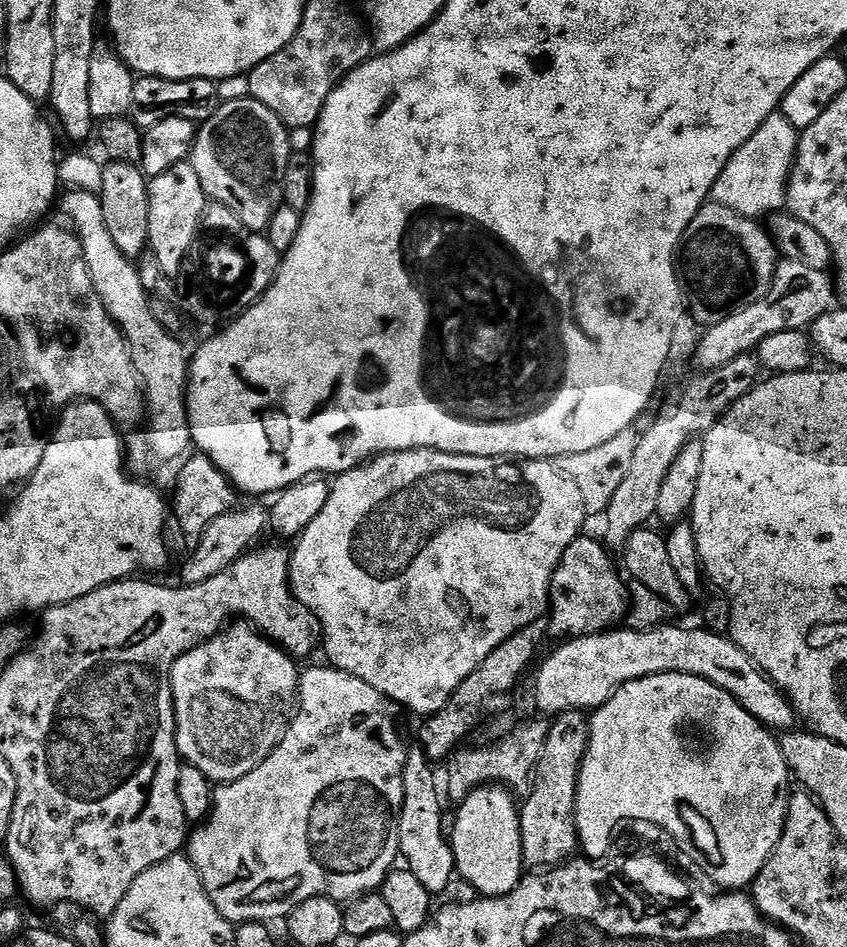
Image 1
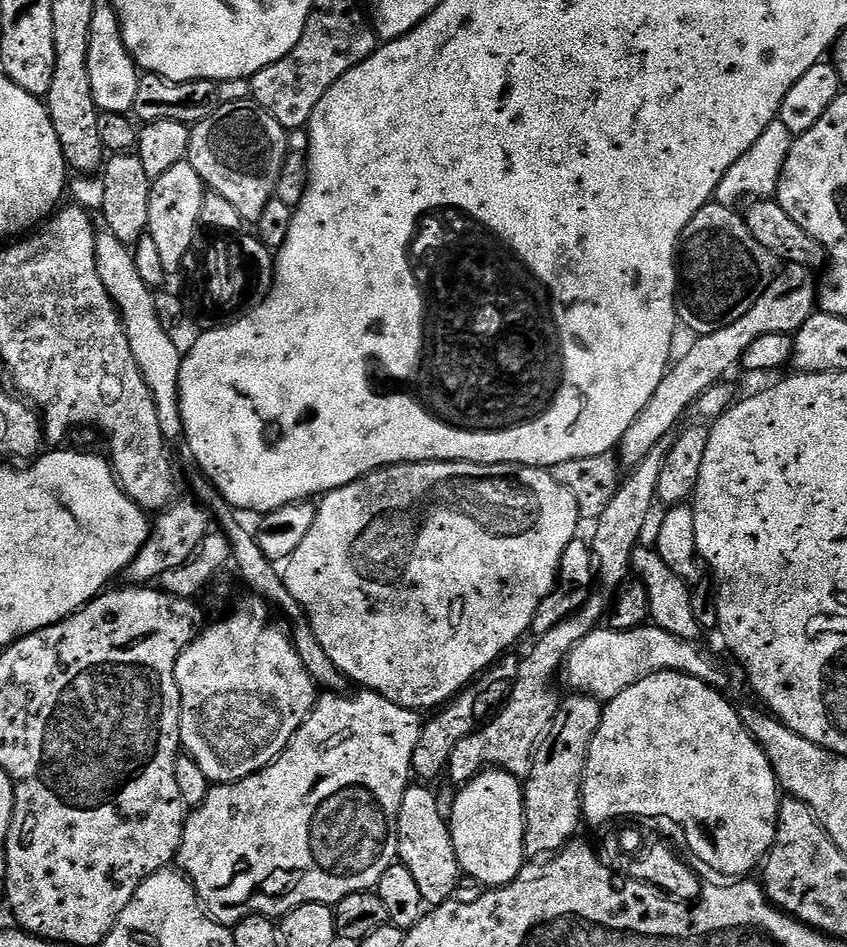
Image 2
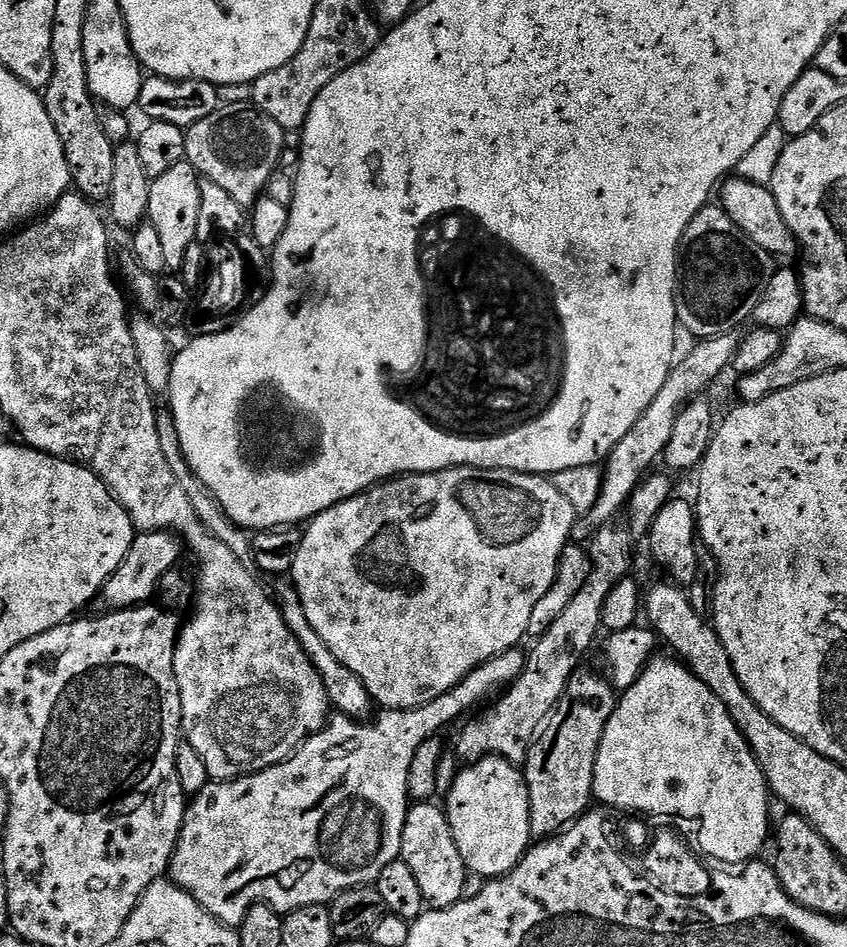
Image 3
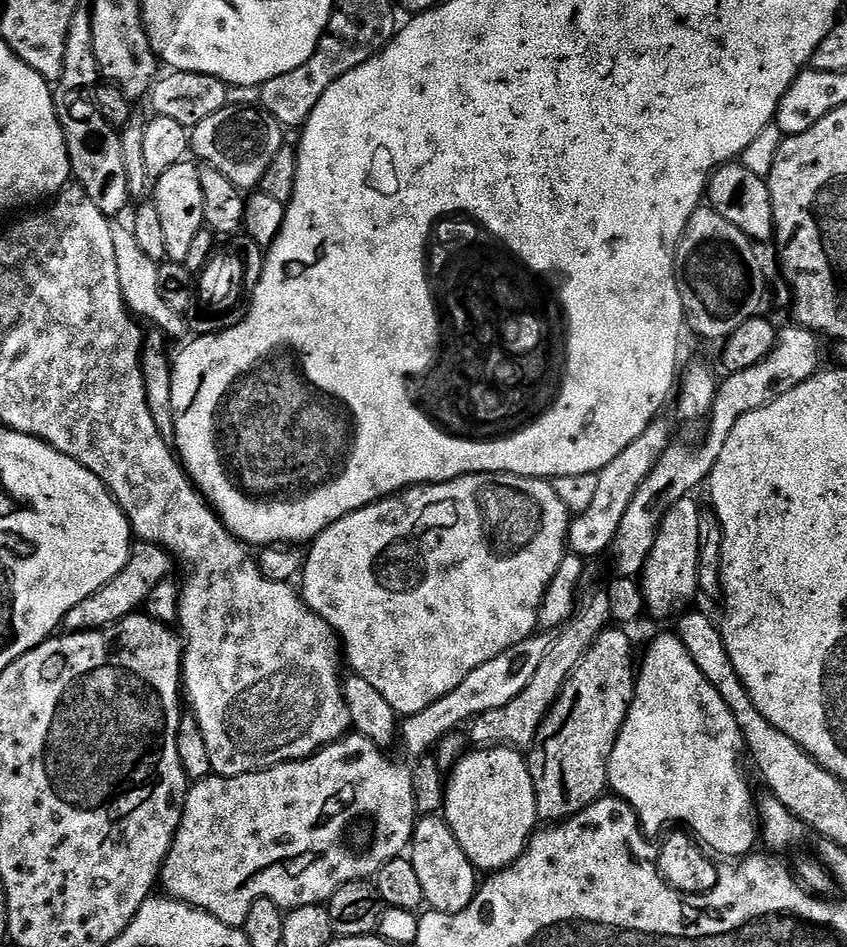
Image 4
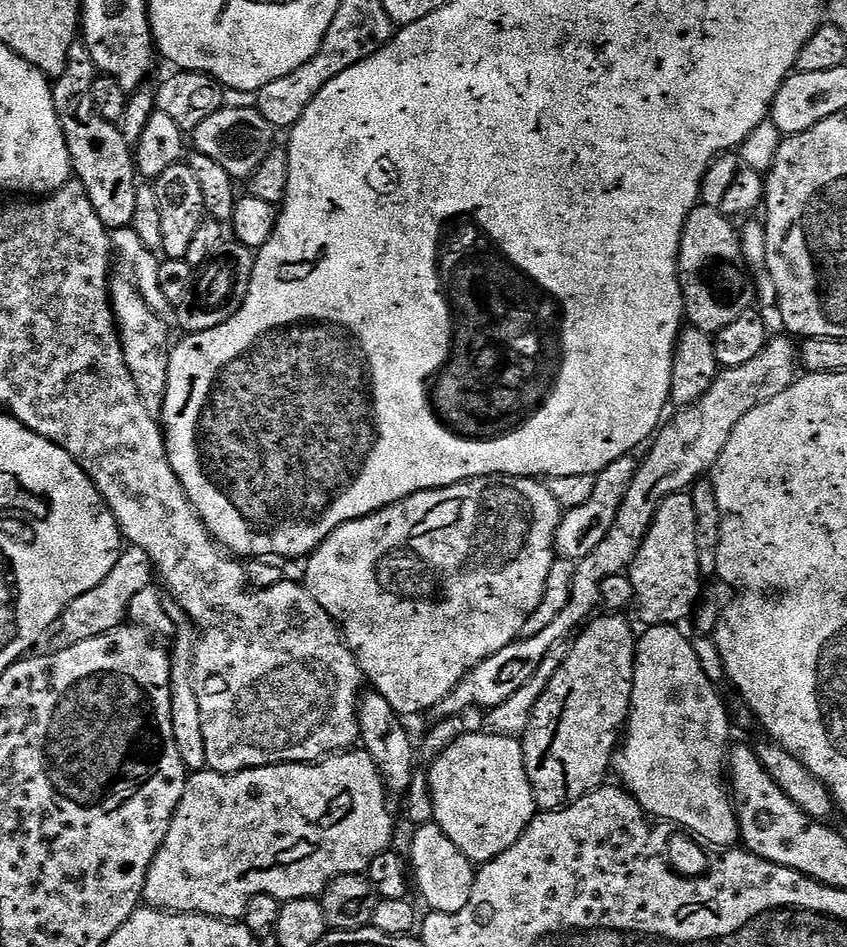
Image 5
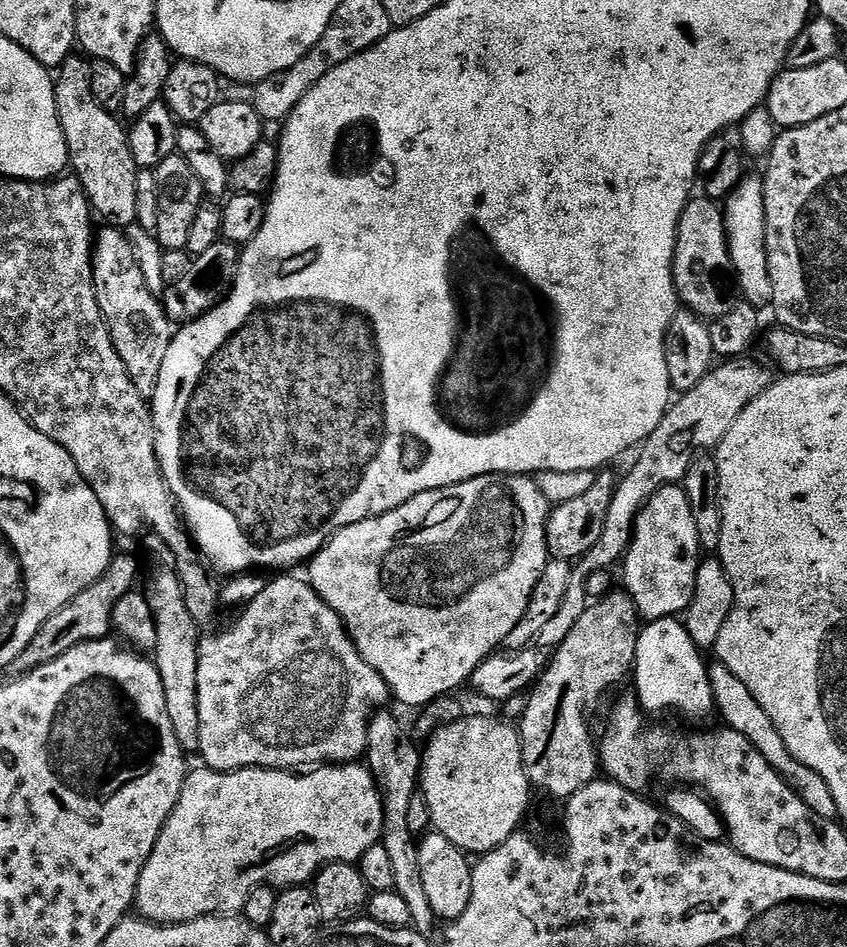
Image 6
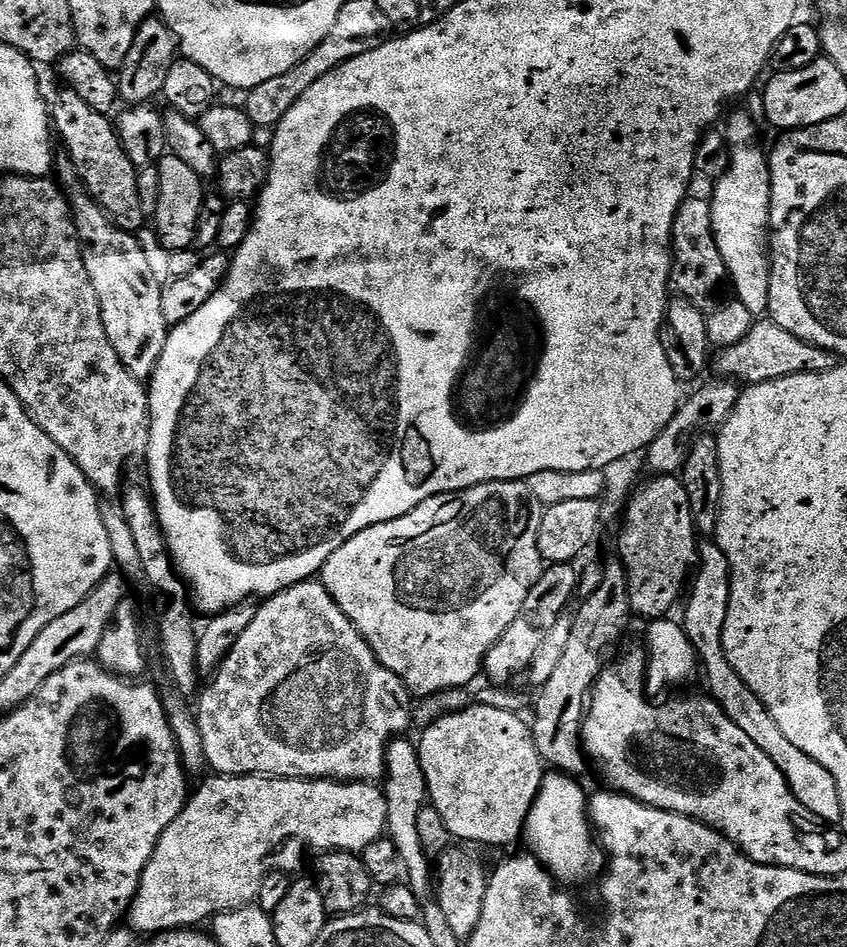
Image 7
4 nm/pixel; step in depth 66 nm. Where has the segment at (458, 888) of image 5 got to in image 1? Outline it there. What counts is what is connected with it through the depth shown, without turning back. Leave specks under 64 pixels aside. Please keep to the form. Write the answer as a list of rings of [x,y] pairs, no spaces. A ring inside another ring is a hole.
[[[419,746],[413,747],[409,751],[404,763],[404,777],[402,778],[402,790],[404,791],[404,801],[402,802],[402,814],[400,815],[400,856],[409,872],[413,872],[426,886],[426,890],[433,894],[444,892],[452,884],[452,876],[457,875],[456,859],[452,853],[452,846],[449,837],[446,835],[446,824],[444,828],[444,808],[440,805],[442,800],[442,788],[436,785],[436,772],[433,761]]]

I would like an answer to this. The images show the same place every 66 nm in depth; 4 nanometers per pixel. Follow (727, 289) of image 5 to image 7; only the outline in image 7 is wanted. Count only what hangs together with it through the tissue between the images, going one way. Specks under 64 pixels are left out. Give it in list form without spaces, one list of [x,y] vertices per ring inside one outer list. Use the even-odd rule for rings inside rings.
[[[686,198],[676,211],[672,223],[672,275],[670,284],[676,288],[683,299],[702,310],[713,307],[716,295],[723,284],[729,283],[726,262],[722,262],[722,254],[718,250],[718,242],[712,229],[712,206],[707,199],[692,200]]]

